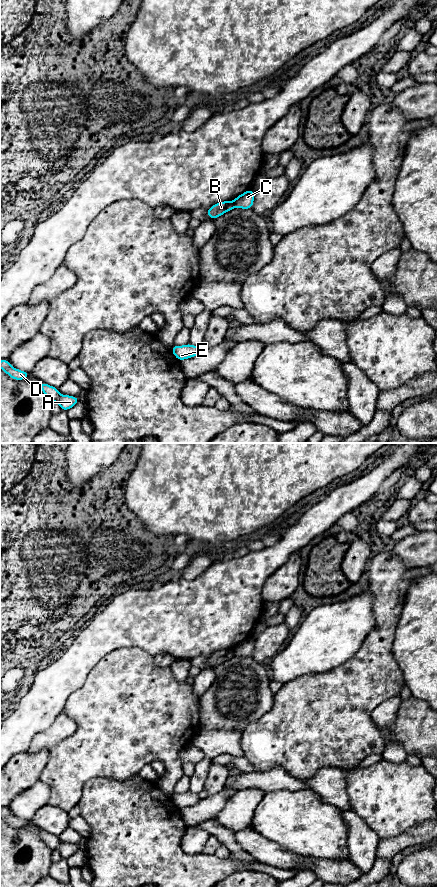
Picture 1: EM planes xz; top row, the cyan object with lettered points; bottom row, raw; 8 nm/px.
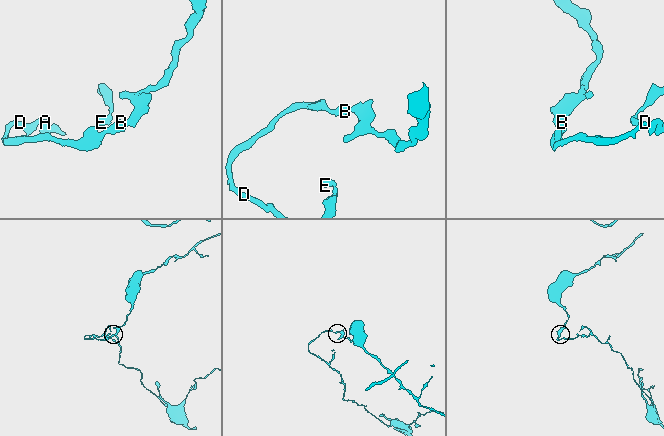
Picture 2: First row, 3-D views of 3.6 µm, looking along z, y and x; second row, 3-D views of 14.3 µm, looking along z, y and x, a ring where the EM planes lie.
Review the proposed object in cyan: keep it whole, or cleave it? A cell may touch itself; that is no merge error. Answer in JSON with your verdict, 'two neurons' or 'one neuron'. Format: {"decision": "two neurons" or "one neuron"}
{"decision": "two neurons"}

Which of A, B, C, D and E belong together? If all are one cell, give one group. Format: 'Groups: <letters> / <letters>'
Groups: A B D E / C

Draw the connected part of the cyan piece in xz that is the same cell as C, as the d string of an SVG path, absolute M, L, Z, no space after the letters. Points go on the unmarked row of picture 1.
M249 637L234 647L234 655L241 657L252 657L254 650L254 639Z

